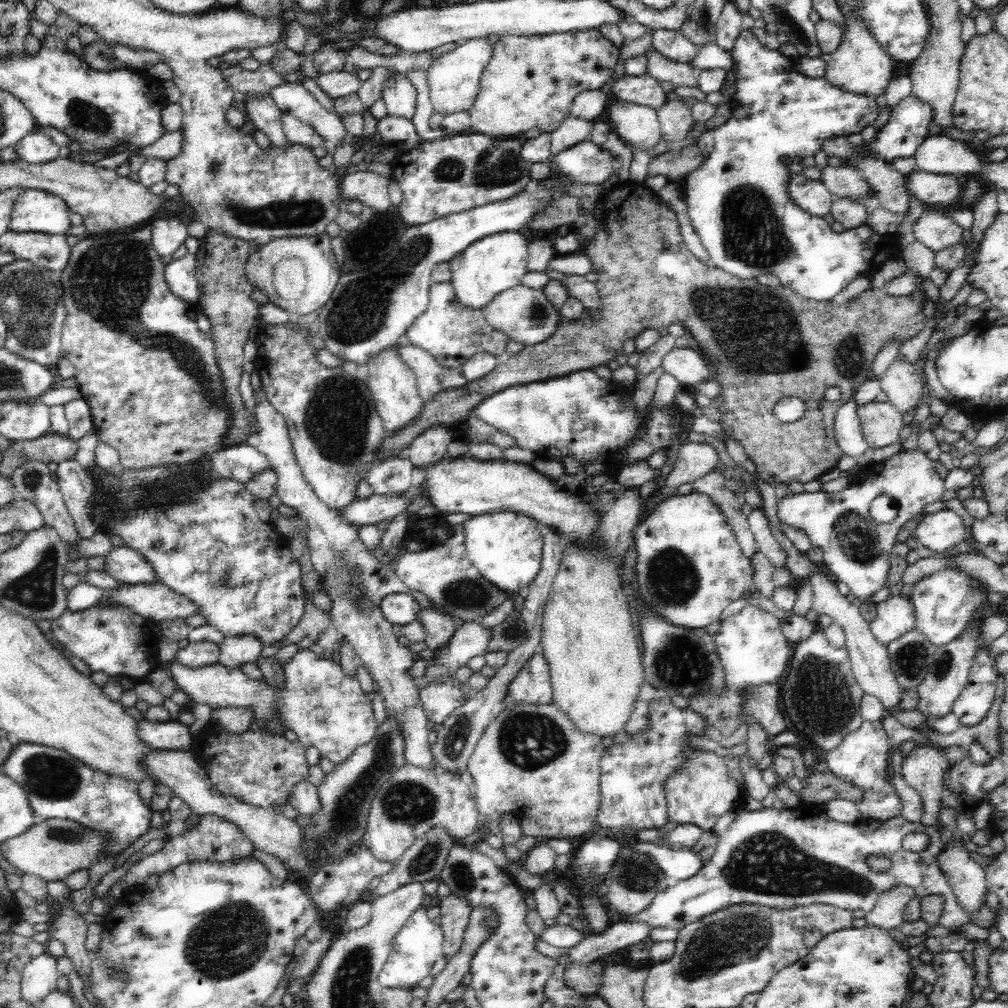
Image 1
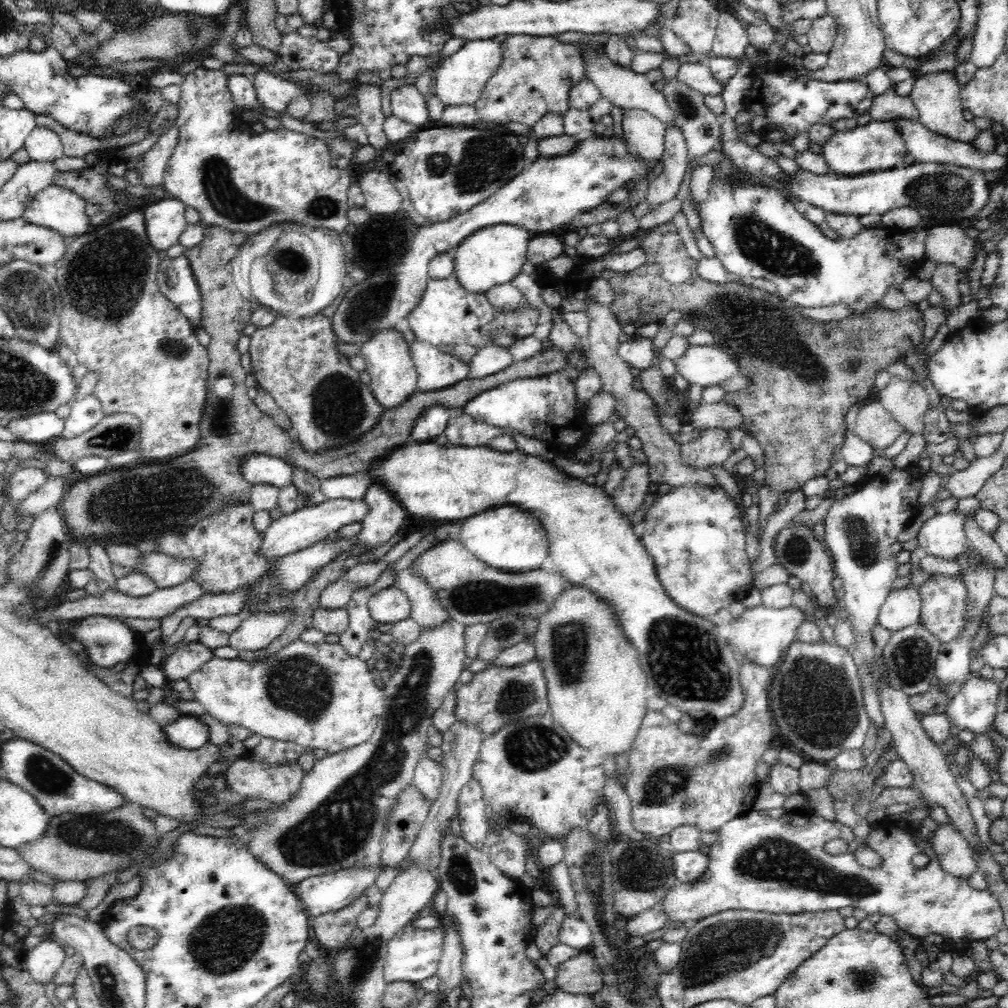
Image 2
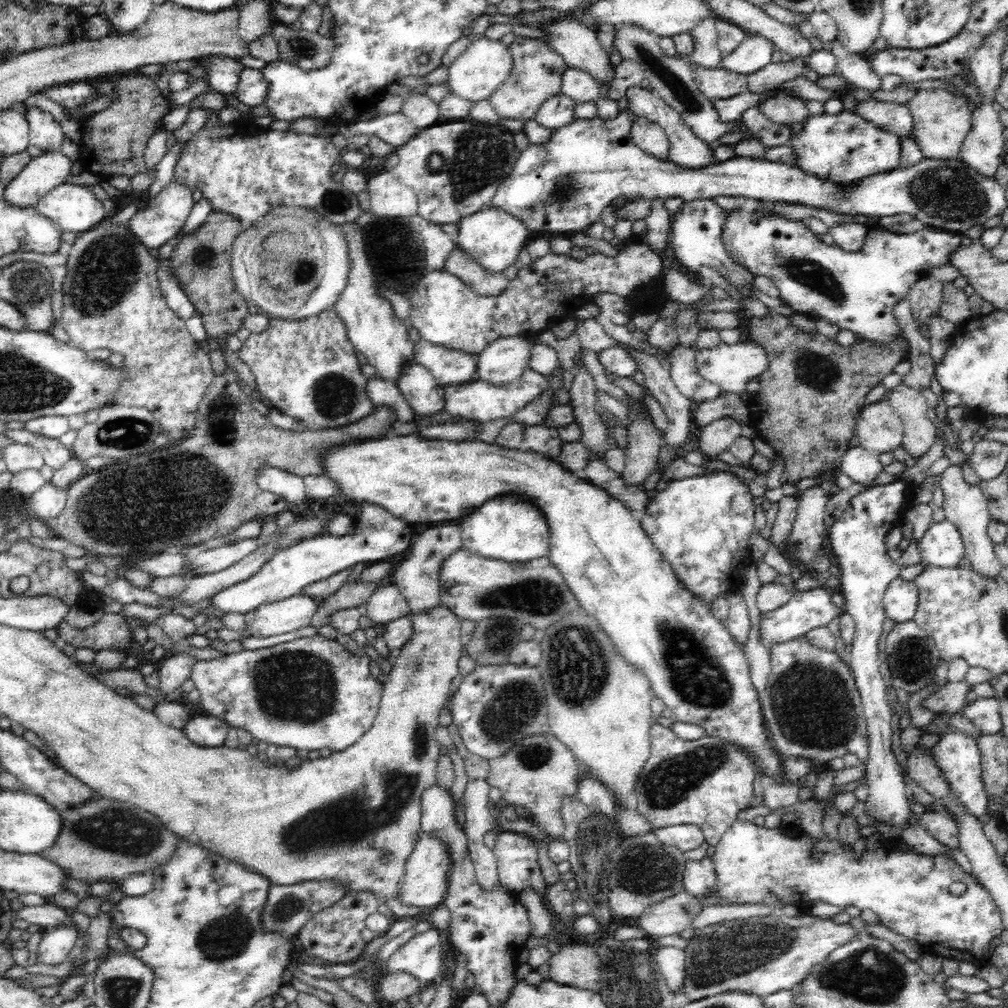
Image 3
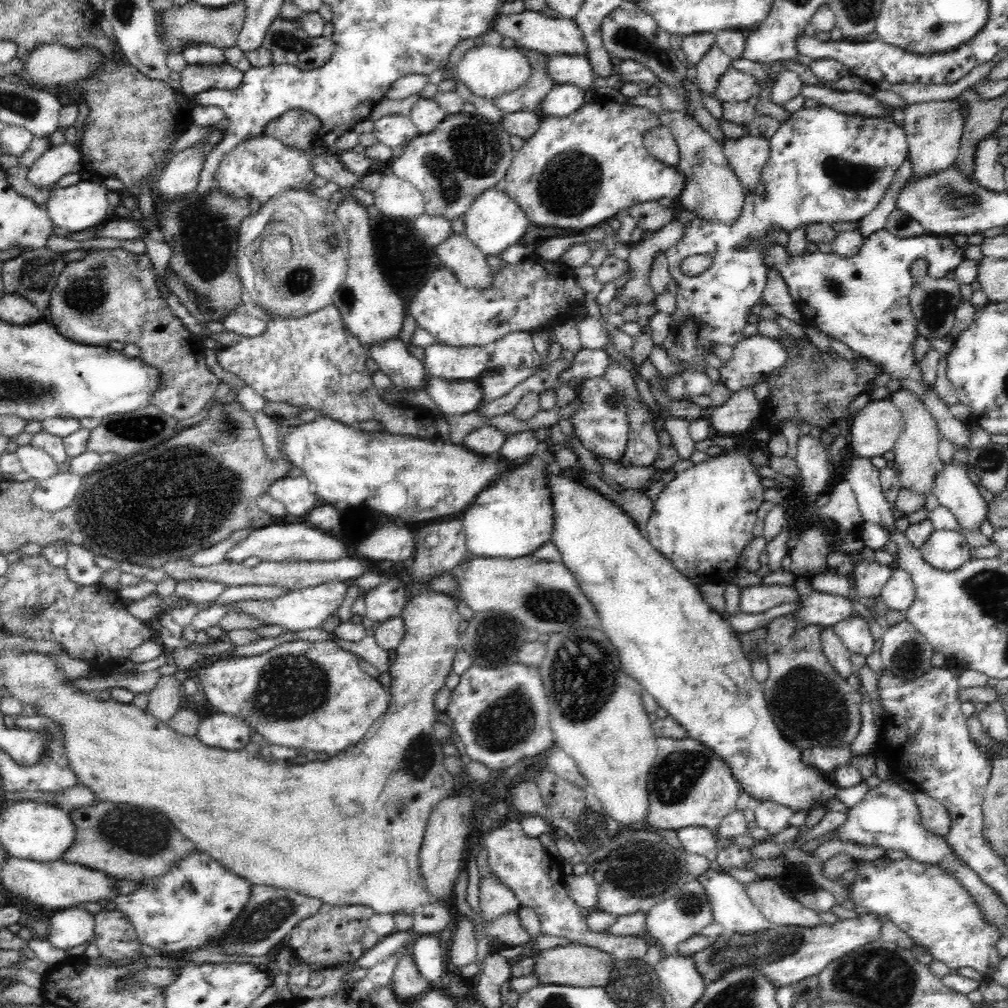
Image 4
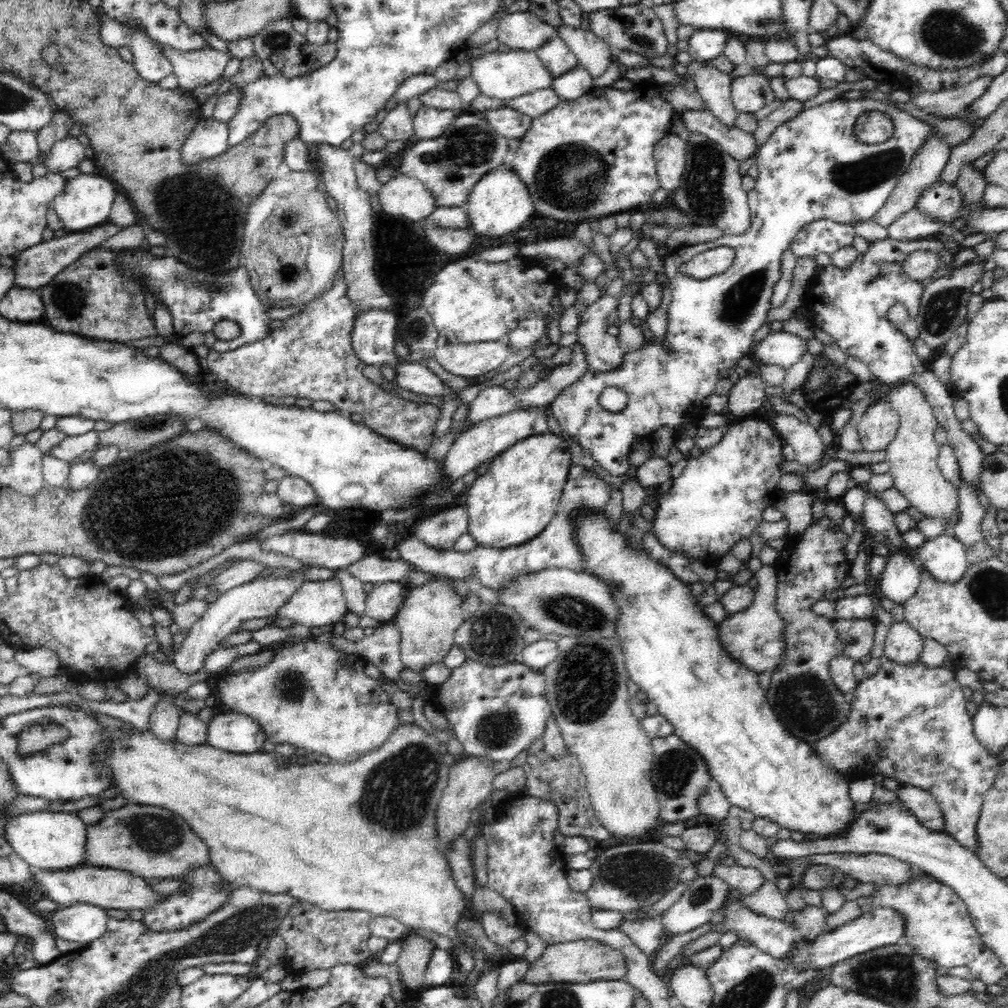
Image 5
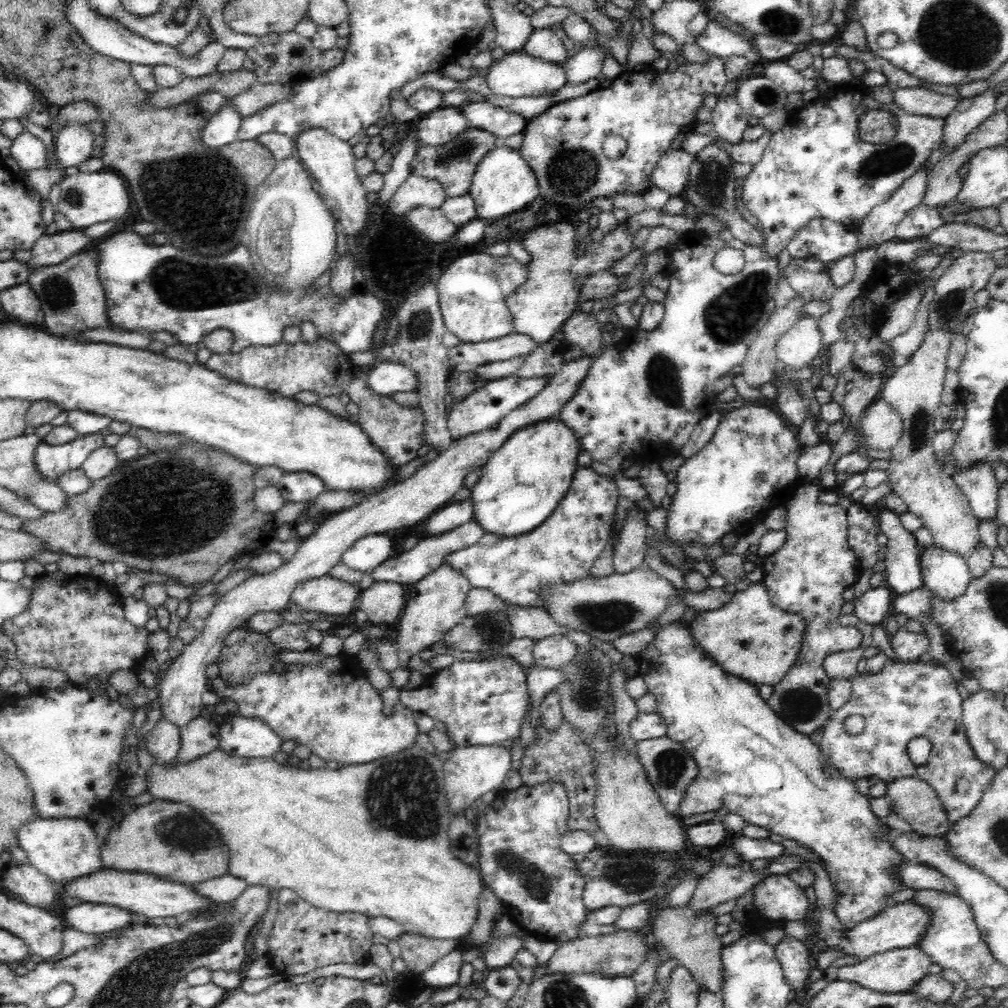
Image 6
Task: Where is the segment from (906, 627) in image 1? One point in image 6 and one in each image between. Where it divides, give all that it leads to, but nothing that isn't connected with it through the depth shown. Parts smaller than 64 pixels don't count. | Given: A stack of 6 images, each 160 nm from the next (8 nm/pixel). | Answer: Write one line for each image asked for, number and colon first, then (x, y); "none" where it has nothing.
2: (901, 609)
3: (901, 600)
4: (898, 593)
5: (901, 578)
6: (903, 558)

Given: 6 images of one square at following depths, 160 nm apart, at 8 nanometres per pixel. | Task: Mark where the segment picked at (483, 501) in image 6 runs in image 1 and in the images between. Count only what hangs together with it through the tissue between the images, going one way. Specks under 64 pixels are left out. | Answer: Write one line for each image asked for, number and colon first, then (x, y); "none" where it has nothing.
1: (506, 547)
2: (512, 540)
3: (511, 528)
4: (513, 516)
5: (518, 496)

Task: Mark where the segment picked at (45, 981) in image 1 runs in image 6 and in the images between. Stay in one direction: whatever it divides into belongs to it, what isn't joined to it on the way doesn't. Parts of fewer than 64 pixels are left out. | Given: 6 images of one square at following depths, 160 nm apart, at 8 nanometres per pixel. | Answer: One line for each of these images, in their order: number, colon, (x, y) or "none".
2: (42, 961)
3: (56, 943)
4: (72, 926)
5: (84, 923)
6: (91, 918)

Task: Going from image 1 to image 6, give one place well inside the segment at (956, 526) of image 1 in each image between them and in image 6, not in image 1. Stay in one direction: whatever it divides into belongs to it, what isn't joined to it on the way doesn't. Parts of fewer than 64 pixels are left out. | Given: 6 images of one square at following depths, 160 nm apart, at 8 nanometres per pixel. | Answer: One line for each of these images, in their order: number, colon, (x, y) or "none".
2: (942, 536)
3: (942, 547)
4: (947, 550)
5: (944, 557)
6: (946, 575)

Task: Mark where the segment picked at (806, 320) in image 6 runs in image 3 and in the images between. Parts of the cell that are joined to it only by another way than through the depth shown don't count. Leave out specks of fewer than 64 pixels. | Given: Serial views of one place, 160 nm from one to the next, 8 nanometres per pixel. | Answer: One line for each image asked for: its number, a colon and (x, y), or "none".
3: (731, 366)
4: (754, 358)
5: (781, 348)

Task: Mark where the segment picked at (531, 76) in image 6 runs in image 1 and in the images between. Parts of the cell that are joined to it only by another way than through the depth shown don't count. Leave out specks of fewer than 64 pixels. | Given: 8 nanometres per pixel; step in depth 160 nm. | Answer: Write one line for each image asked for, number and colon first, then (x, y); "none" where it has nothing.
1: (454, 78)
2: (461, 78)
3: (480, 70)
4: (489, 72)
5: (503, 76)

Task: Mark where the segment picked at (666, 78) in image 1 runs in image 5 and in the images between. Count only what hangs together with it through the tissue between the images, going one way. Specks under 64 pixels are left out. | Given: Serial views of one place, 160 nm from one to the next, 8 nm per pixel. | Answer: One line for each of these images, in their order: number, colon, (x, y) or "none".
2: (699, 77)
3: (718, 83)
4: (734, 86)
5: (750, 93)

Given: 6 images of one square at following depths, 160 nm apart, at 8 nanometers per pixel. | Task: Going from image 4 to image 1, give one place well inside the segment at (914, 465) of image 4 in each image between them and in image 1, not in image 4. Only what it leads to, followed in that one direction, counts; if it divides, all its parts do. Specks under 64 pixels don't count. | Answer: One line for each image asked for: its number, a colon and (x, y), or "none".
1: (900, 385)
2: (907, 401)
3: (919, 434)

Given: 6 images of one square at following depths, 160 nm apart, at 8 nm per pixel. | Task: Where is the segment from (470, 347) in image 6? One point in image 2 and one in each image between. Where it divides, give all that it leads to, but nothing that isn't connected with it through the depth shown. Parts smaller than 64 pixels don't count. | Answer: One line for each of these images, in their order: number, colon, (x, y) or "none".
2: (436, 370)
3: (450, 368)
4: (454, 363)
5: (468, 360)

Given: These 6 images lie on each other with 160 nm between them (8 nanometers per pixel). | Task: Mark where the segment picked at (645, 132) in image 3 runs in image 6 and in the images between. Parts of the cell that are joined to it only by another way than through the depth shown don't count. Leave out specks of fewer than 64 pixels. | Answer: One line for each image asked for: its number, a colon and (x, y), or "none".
4: (661, 144)
5: (670, 154)
6: (670, 174)

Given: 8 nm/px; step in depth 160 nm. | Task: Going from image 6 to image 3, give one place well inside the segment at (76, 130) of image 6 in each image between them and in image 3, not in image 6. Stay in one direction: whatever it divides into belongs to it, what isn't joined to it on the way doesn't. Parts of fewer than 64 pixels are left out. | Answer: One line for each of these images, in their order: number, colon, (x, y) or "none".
3: (43, 173)
4: (57, 161)
5: (68, 153)

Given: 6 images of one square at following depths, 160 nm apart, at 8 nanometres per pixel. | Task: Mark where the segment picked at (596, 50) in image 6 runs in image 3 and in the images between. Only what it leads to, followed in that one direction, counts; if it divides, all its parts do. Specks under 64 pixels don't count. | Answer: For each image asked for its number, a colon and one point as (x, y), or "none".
3: (558, 111)
4: (563, 100)
5: (577, 82)

